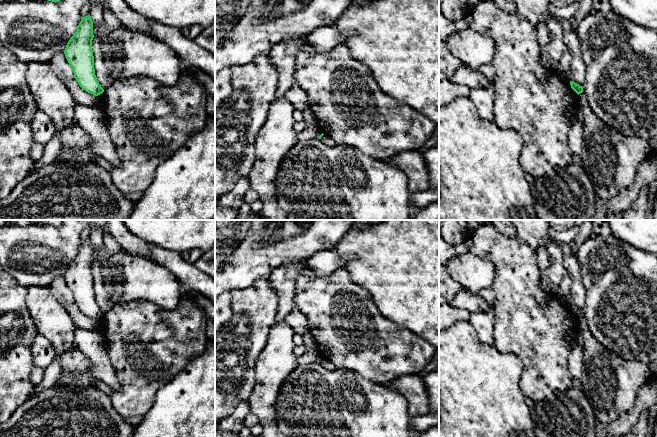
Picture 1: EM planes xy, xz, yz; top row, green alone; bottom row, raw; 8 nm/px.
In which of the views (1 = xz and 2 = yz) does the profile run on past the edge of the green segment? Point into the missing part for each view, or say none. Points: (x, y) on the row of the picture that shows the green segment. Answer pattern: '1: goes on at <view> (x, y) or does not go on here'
1: does not go on here
2: does not go on here

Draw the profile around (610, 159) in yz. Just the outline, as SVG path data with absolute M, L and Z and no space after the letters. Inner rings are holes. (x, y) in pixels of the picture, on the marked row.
M584 92L577 98L577 107L583 115L583 149L580 158L598 200L608 201L631 186L639 164L651 154L649 142L626 136L603 122L590 108Z

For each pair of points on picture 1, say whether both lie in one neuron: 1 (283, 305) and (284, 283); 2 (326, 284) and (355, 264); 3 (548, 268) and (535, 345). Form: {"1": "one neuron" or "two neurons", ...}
{"1": "one neuron", "2": "two neurons", "3": "two neurons"}

